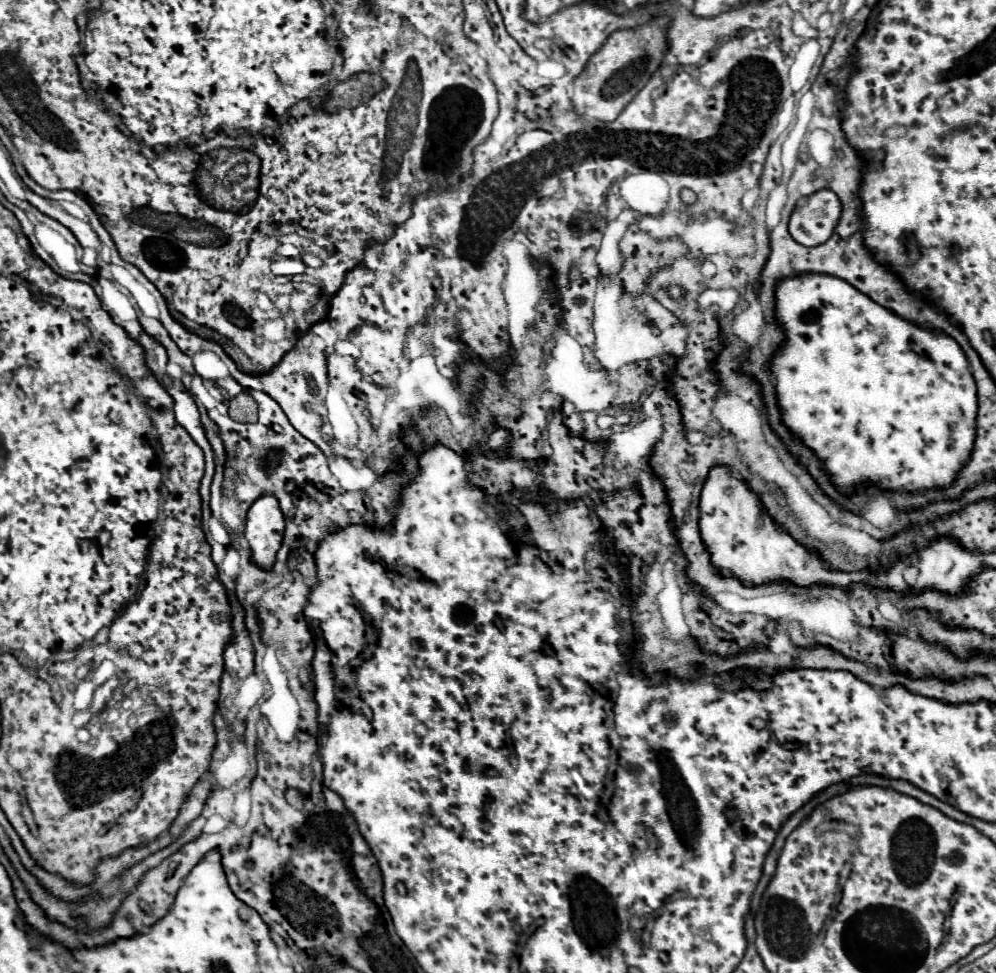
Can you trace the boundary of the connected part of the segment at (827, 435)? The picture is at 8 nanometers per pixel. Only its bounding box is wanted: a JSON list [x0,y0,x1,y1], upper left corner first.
[773,274,977,494]

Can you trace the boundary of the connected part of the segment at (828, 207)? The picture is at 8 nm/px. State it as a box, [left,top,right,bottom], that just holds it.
[788,190,842,247]

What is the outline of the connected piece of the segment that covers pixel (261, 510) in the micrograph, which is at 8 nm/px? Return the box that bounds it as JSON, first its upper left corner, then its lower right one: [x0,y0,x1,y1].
[245,496,285,570]

